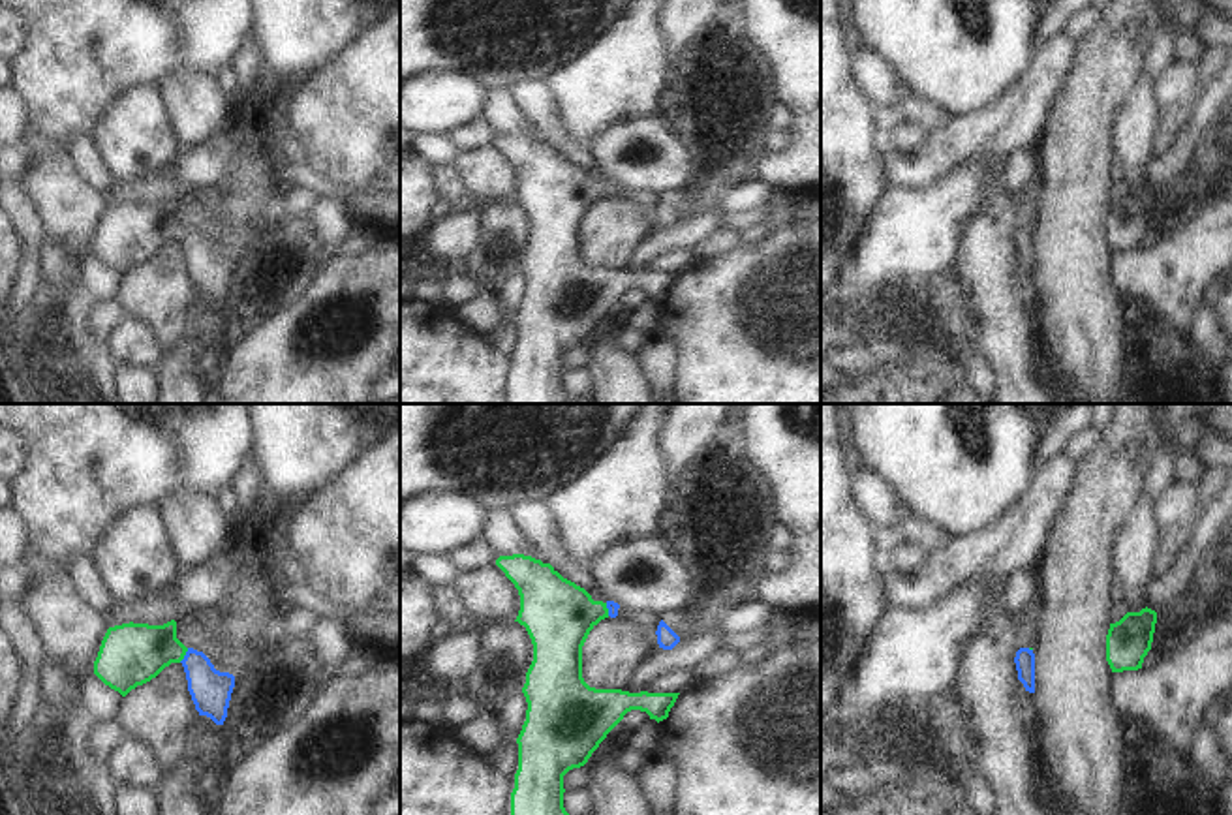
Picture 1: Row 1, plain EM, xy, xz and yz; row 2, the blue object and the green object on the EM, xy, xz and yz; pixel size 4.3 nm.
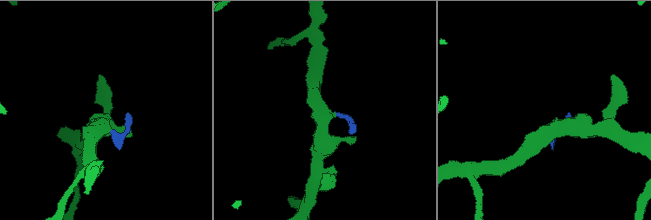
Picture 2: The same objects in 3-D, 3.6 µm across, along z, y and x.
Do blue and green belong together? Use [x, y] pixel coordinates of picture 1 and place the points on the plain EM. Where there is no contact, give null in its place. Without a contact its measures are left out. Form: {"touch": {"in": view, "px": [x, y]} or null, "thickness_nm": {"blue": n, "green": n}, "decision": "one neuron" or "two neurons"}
{"touch": {"in": "xy", "px": [184, 235]}, "thickness_nm": {"blue": 180, "green": 280}, "decision": "one neuron"}

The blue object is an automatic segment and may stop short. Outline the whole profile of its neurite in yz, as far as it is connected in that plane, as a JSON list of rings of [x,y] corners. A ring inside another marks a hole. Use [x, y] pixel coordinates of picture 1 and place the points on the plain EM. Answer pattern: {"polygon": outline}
{"polygon": [[[1020,227],[1014,237],[1018,259],[1025,270],[1035,272],[1035,233],[1029,227]]]}

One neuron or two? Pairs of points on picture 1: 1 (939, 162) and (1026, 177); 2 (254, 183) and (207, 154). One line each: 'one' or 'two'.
1: two
2: two

